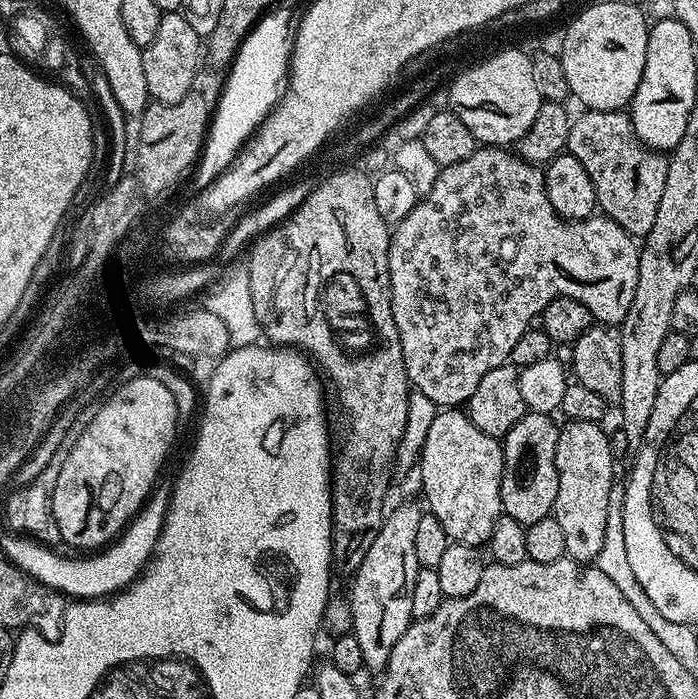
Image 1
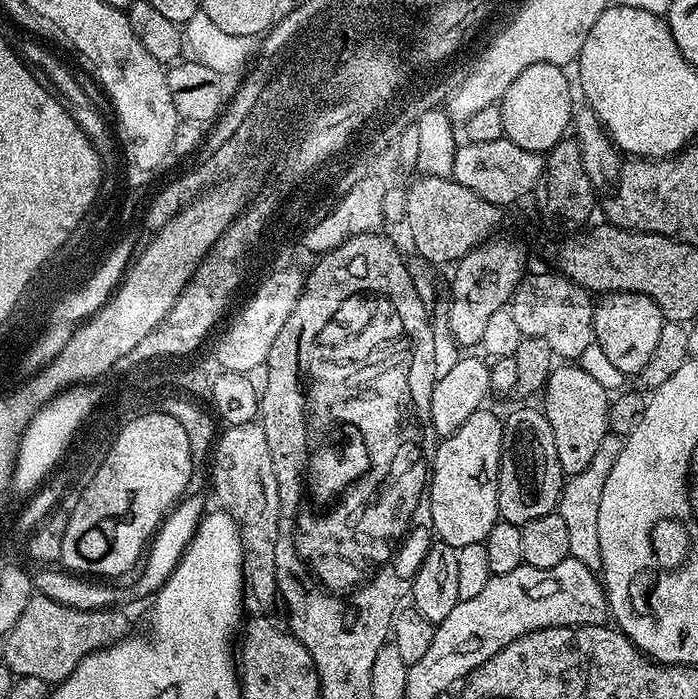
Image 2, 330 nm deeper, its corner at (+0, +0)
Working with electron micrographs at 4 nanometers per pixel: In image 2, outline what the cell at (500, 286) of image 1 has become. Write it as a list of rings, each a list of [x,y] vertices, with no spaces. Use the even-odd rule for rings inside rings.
[[[609,292],[601,295],[594,304],[594,343],[600,347],[602,354],[606,354],[606,358],[610,358],[610,362],[614,362],[614,366],[618,366],[618,370],[624,372],[625,377],[632,378],[650,362],[650,356],[658,347],[658,337],[661,336],[665,323],[664,315],[650,298],[637,292]]]

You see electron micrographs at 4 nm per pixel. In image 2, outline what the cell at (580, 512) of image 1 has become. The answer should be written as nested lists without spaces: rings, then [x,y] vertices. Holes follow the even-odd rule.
[[[564,362],[553,367],[550,378],[544,385],[542,399],[542,411],[550,422],[550,430],[554,430],[554,446],[558,449],[558,462],[565,477],[586,470],[586,466],[598,451],[602,438],[610,434],[610,393],[592,375],[586,374],[586,370],[582,370],[579,363]]]

